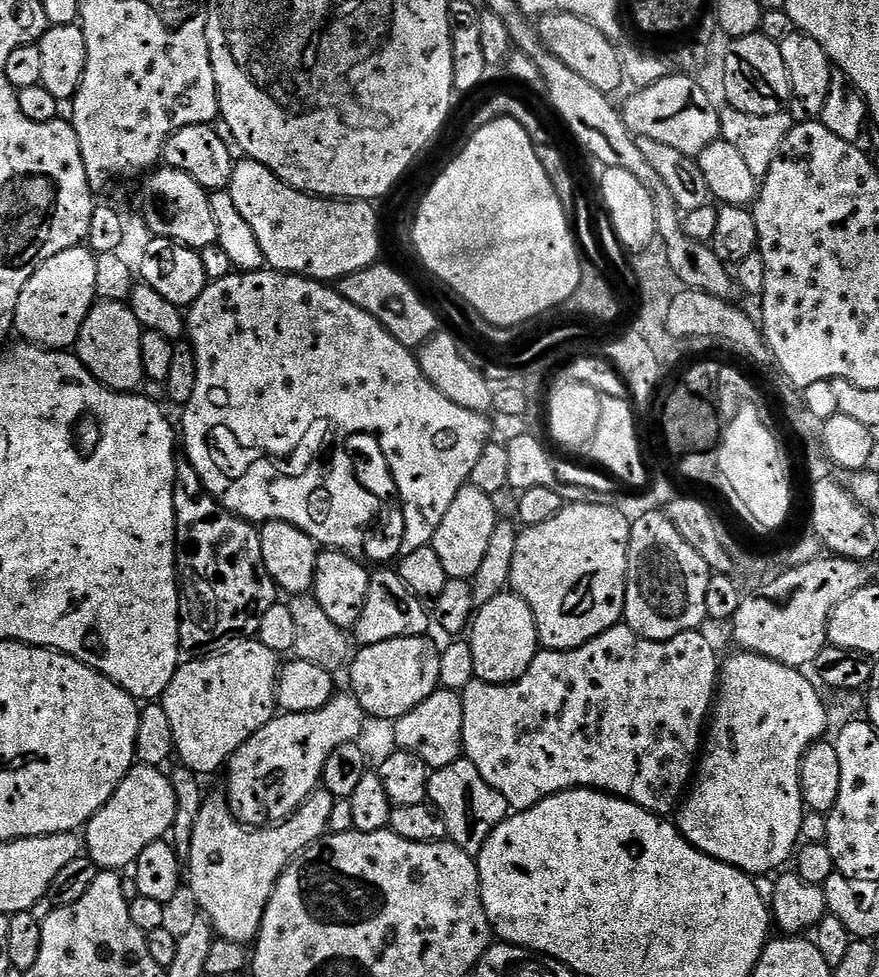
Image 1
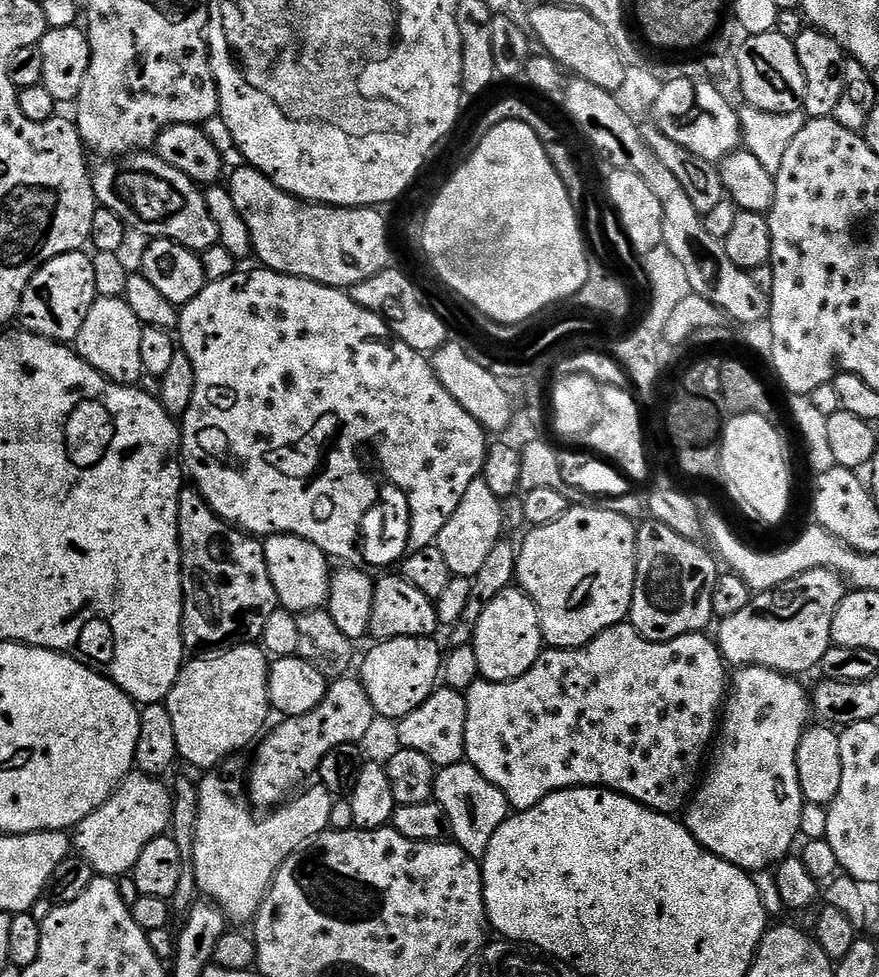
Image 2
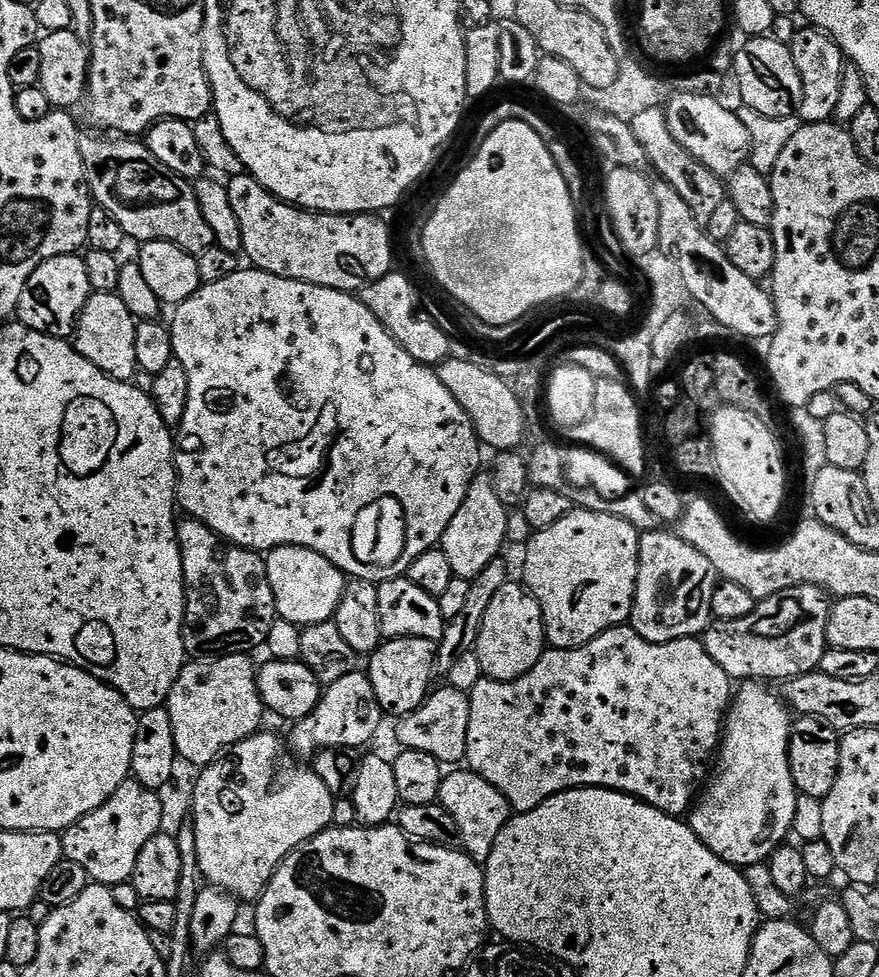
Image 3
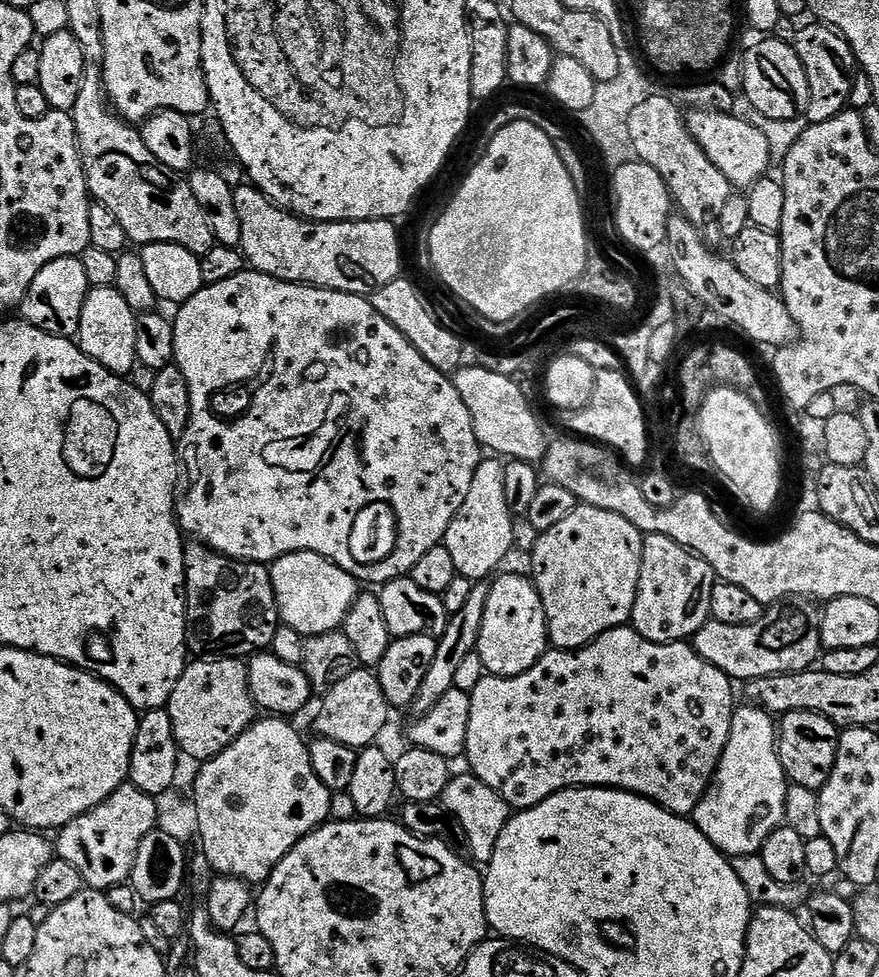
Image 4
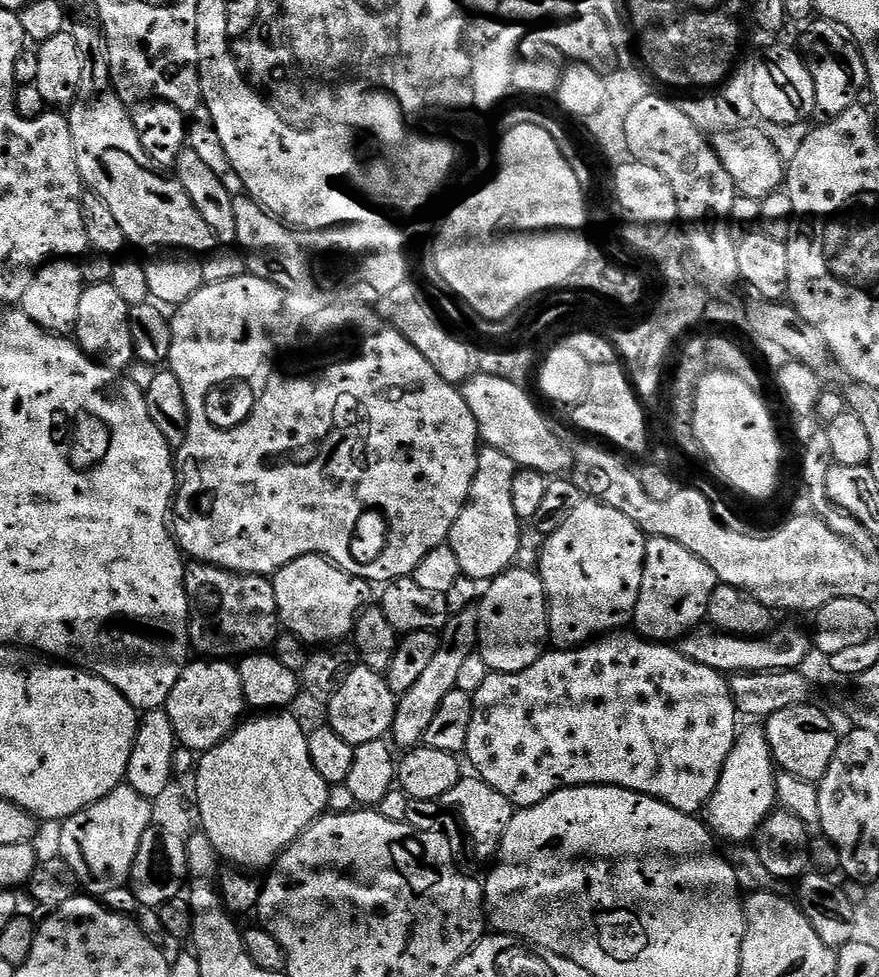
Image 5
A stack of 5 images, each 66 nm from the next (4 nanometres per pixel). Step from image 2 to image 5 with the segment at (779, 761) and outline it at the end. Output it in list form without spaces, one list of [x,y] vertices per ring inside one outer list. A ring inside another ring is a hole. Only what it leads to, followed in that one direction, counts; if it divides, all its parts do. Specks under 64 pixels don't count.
[[[763,727],[748,728],[739,733],[736,737],[736,745],[730,750],[726,758],[726,766],[722,770],[722,778],[718,778],[718,786],[714,794],[708,799],[706,805],[706,823],[713,833],[721,841],[730,841],[733,845],[743,845],[751,841],[760,831],[760,827],[766,822],[766,818],[771,816],[777,807],[776,799],[776,777],[778,769],[775,760],[772,758],[772,751],[768,745],[768,739],[764,733]]]

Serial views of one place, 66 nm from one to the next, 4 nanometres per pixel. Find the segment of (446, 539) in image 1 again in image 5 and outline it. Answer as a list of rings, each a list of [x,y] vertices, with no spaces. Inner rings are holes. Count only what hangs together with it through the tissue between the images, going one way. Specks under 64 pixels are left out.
[[[481,447],[478,470],[470,486],[468,501],[464,503],[464,509],[458,514],[446,541],[458,557],[458,566],[463,575],[481,582],[491,582],[495,576],[502,575],[517,563],[522,529],[522,521],[514,510],[514,478],[517,471],[517,464],[506,458],[502,450]]]

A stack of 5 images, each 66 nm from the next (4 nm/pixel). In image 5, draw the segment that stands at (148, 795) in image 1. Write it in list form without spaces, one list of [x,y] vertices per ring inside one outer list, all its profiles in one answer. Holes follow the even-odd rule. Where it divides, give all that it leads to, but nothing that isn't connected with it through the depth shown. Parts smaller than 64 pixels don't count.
[[[125,782],[119,784],[114,790],[110,790],[106,798],[94,802],[94,806],[86,806],[86,810],[74,814],[69,820],[59,825],[60,852],[58,856],[66,862],[66,866],[70,866],[70,870],[74,870],[81,889],[85,893],[102,898],[108,890],[125,887],[129,883],[134,858],[138,854],[138,842],[142,842],[142,834],[146,834],[146,830],[151,827],[153,827],[152,801],[138,794],[138,790],[134,790]]]

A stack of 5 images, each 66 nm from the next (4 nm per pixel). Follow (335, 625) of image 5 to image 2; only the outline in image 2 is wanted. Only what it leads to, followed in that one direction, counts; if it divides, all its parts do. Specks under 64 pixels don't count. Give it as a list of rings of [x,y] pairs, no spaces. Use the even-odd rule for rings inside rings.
[[[287,534],[269,536],[263,546],[266,570],[270,570],[270,582],[274,582],[279,607],[299,614],[314,612],[327,605],[333,569],[328,568],[330,557],[321,548],[314,546],[314,542]]]

